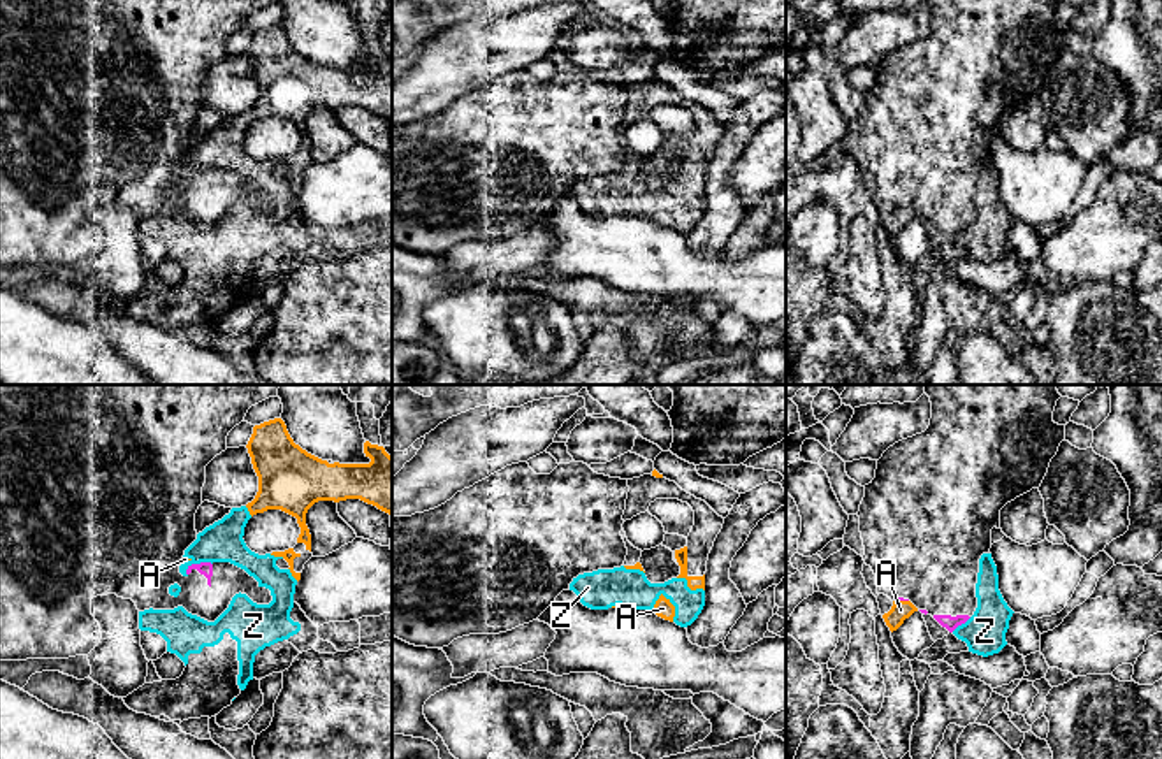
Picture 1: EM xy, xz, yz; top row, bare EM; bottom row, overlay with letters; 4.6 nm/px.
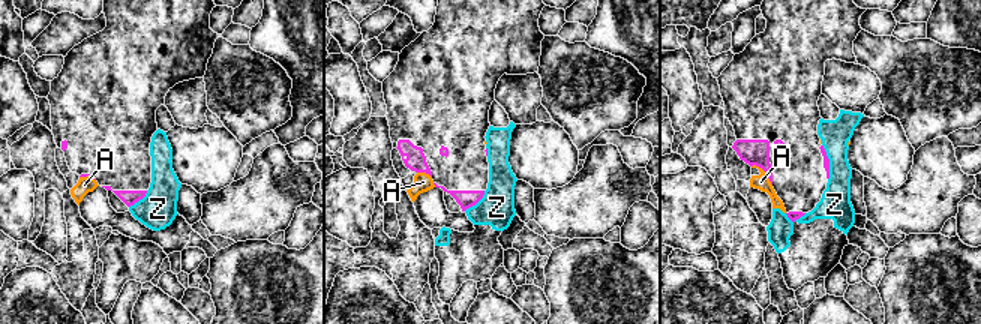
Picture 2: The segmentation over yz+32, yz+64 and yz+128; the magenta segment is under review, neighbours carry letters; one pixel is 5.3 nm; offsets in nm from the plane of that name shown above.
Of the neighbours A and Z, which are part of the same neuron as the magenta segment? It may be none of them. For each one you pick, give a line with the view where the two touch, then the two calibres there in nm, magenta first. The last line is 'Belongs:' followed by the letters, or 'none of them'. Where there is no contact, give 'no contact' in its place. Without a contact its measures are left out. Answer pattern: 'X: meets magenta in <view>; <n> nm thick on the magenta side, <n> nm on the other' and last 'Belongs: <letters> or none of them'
Belongs: none of them

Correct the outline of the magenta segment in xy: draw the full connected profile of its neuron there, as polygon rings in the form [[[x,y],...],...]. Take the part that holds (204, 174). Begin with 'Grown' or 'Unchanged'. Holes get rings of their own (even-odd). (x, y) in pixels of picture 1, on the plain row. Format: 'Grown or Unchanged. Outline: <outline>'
Grown. Outline: [[[0,0],[0,267],[26,267],[26,265],[69,265],[76,262],[88,262],[102,244],[100,232],[91,221],[91,206],[97,202],[116,200],[123,206],[132,206],[139,218],[144,216],[174,216],[183,213],[188,220],[197,221],[207,228],[214,228],[230,211],[236,200],[246,200],[257,211],[269,211],[272,207],[271,197],[260,193],[258,188],[244,176],[230,169],[200,169],[192,170],[183,183],[179,179],[185,156],[197,146],[195,119],[202,111],[202,93],[206,90],[206,72],[222,58],[227,56],[229,39],[239,32],[248,16],[278,0]]]

